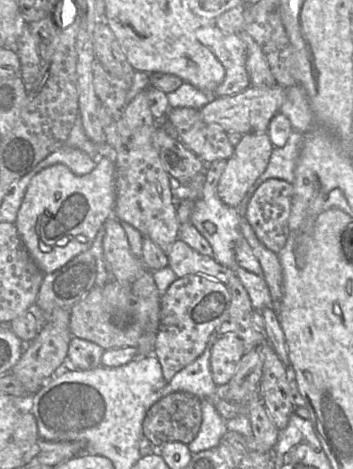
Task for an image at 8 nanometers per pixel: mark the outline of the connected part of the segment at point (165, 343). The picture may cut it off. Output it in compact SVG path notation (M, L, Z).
M200 275L175 280L160 299L159 326L153 355L158 359L168 382L204 351L210 336L227 319L230 293L224 283Z

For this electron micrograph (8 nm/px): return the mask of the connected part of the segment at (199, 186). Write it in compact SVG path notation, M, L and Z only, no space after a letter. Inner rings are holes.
M198 174L190 183L181 186L181 199L189 198L194 201L194 207L190 216L190 223L207 240L213 250L213 259L220 265L235 271L239 267L235 260L236 242L243 237L240 230L240 214L238 209L222 202L217 193L217 187L205 182L206 175ZM205 222L215 225L216 231L211 234L204 226Z

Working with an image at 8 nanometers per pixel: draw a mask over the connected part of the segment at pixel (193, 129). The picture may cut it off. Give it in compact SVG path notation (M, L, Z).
M170 108L165 119L177 131L177 139L206 165L232 156L235 147L229 142L227 133L216 125L206 123L200 109Z

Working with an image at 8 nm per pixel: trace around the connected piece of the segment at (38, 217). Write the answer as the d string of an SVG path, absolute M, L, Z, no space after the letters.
M112 156L99 157L95 168L84 176L75 175L63 164L55 164L31 179L14 224L39 269L50 274L91 248L96 234L113 215L115 200Z

